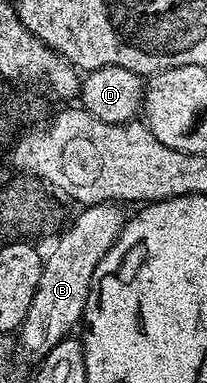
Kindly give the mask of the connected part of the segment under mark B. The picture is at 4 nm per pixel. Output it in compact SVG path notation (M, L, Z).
M96 203L92 207L84 207L81 215L65 229L60 235L60 240L52 247L52 252L44 259L42 277L38 277L38 289L34 289L34 301L30 301L30 309L26 309L24 322L18 328L18 347L28 355L42 357L58 345L58 341L69 338L72 331L77 330L78 324L84 318L86 301L92 288L94 269L98 269L98 261L114 245L114 241L120 236L120 230L126 222L125 208L119 203Z

